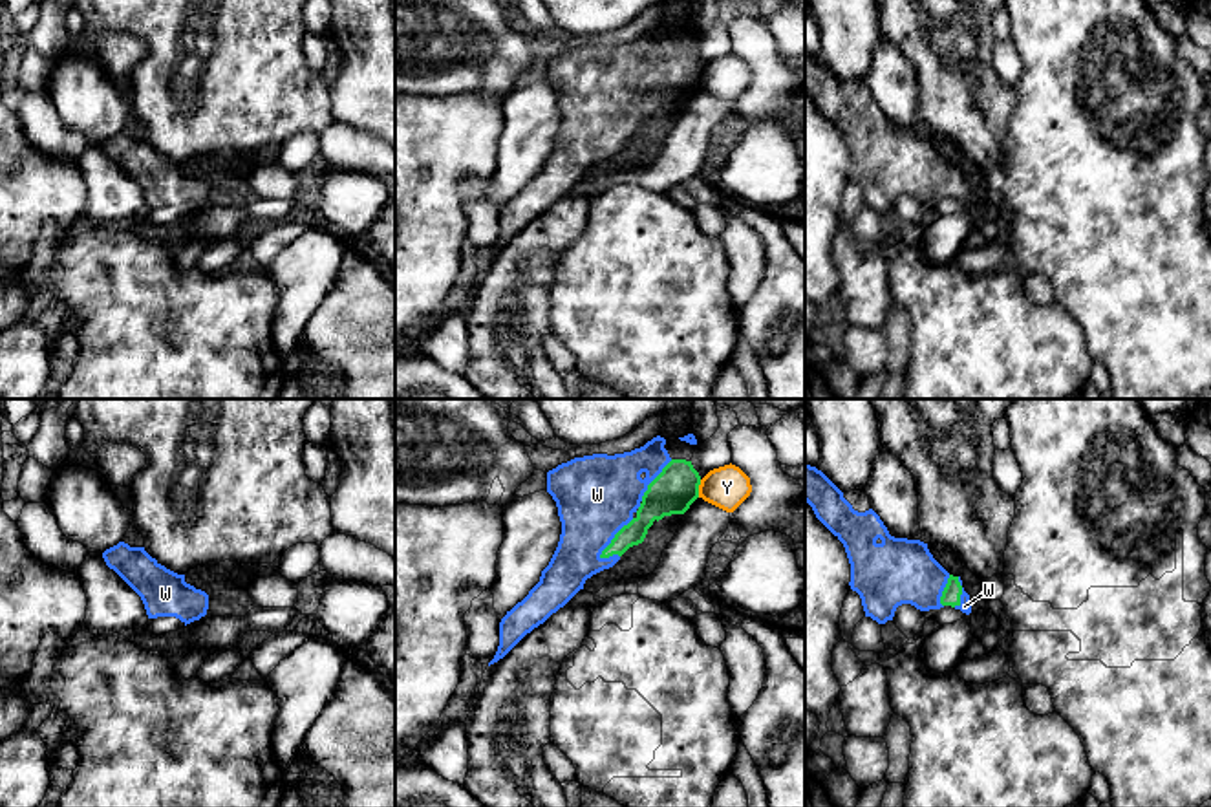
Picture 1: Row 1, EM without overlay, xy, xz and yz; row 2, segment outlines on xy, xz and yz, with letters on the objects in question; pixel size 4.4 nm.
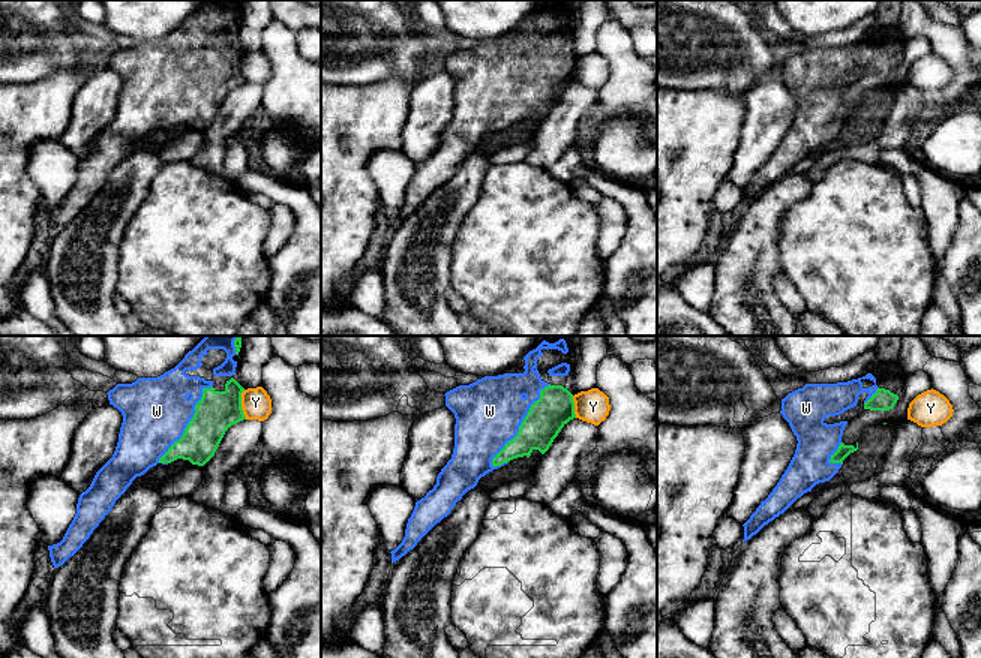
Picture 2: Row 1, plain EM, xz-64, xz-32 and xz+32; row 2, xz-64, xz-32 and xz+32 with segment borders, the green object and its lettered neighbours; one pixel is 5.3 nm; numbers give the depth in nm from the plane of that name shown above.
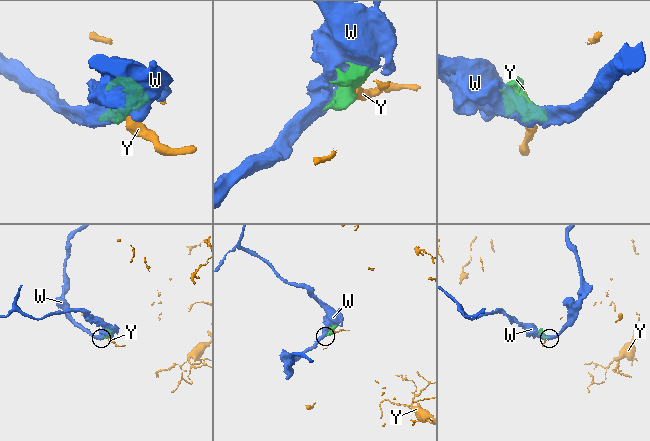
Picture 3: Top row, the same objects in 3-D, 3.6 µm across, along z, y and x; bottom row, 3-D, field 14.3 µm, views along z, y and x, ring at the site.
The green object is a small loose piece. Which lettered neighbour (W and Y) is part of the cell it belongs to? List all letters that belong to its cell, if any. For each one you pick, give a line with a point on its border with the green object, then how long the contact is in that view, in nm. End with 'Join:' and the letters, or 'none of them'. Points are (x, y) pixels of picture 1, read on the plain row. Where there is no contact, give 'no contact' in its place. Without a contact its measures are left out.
W: meets green in xz at (613, 129); contact 240 nm long
Join: W

